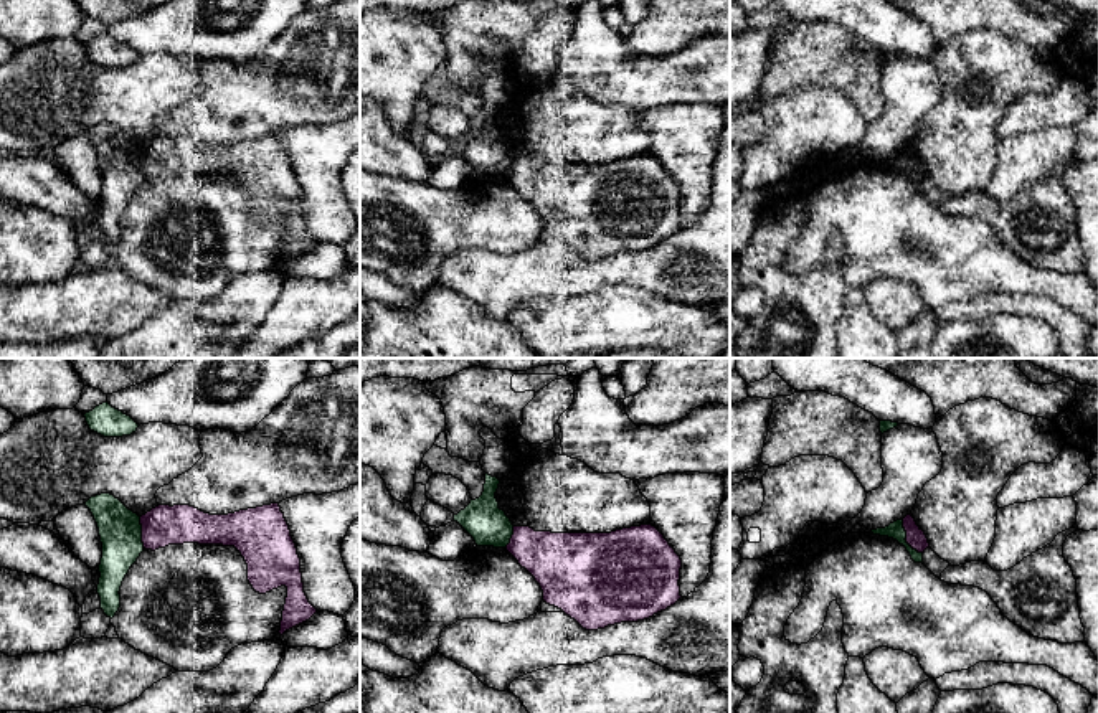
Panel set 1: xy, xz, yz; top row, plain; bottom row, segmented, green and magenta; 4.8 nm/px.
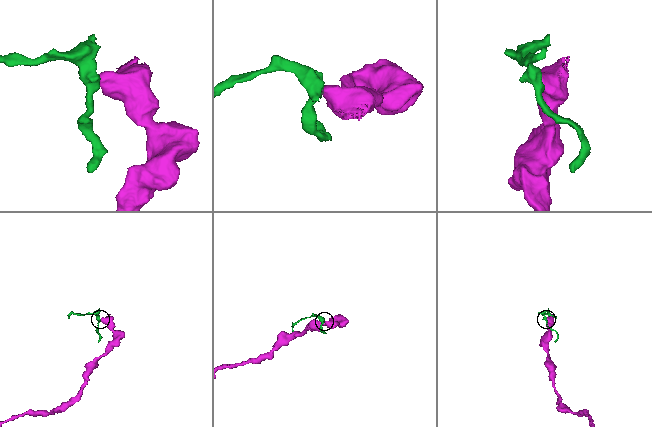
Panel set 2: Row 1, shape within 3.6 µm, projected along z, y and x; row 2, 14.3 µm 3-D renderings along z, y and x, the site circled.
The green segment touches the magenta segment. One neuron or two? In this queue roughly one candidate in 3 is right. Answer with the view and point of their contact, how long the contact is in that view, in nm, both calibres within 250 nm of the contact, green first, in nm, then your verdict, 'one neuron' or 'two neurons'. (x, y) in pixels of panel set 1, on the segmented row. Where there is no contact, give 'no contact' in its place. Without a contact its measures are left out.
contact yz (905, 537); length 190 nm; calibres 90 and 90 nm; two neurons

